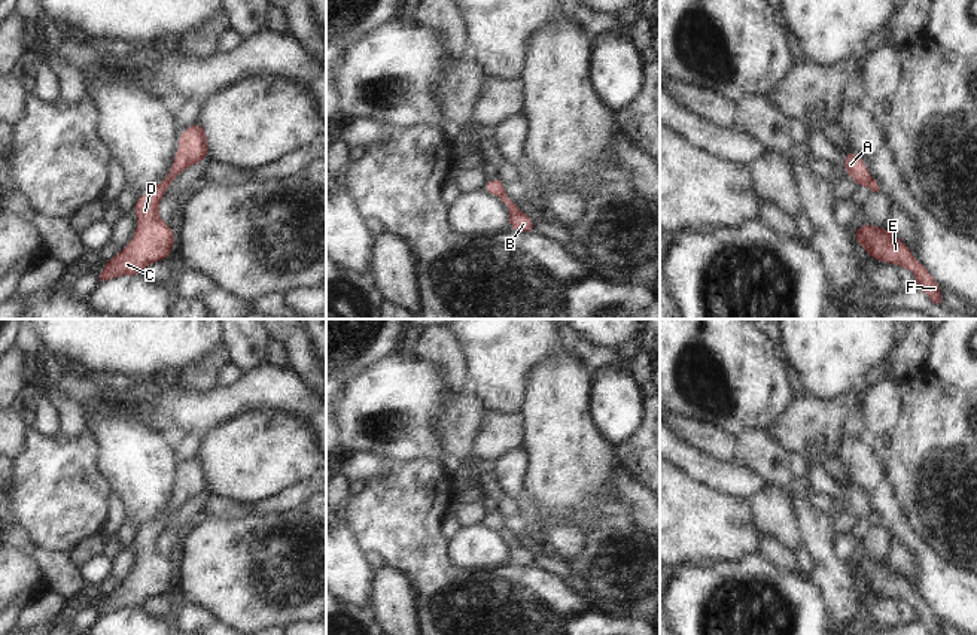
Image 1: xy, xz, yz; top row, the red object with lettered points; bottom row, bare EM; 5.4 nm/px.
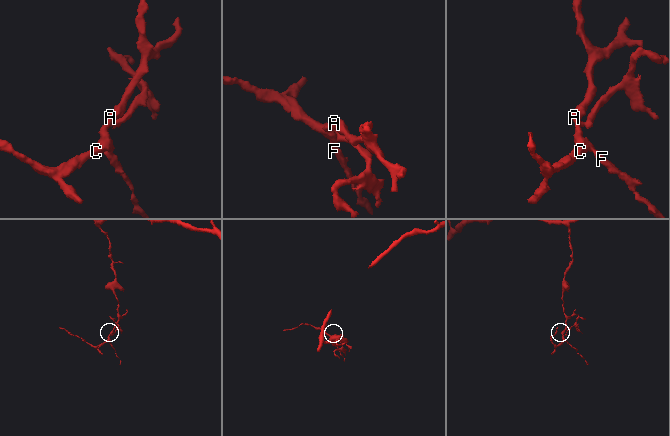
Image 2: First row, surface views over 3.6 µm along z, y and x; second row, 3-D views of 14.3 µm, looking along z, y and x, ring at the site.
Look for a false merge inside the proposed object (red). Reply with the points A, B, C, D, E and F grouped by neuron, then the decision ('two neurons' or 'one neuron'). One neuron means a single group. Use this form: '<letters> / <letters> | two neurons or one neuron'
A C D E F / B | two neurons

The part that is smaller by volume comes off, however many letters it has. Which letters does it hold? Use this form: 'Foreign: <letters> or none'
Foreign: B

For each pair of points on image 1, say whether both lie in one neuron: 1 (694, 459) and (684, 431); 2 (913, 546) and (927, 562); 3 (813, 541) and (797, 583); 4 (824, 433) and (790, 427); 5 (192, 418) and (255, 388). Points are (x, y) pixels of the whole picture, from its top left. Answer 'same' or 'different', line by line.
1: different
2: same
3: different
4: same
5: same

